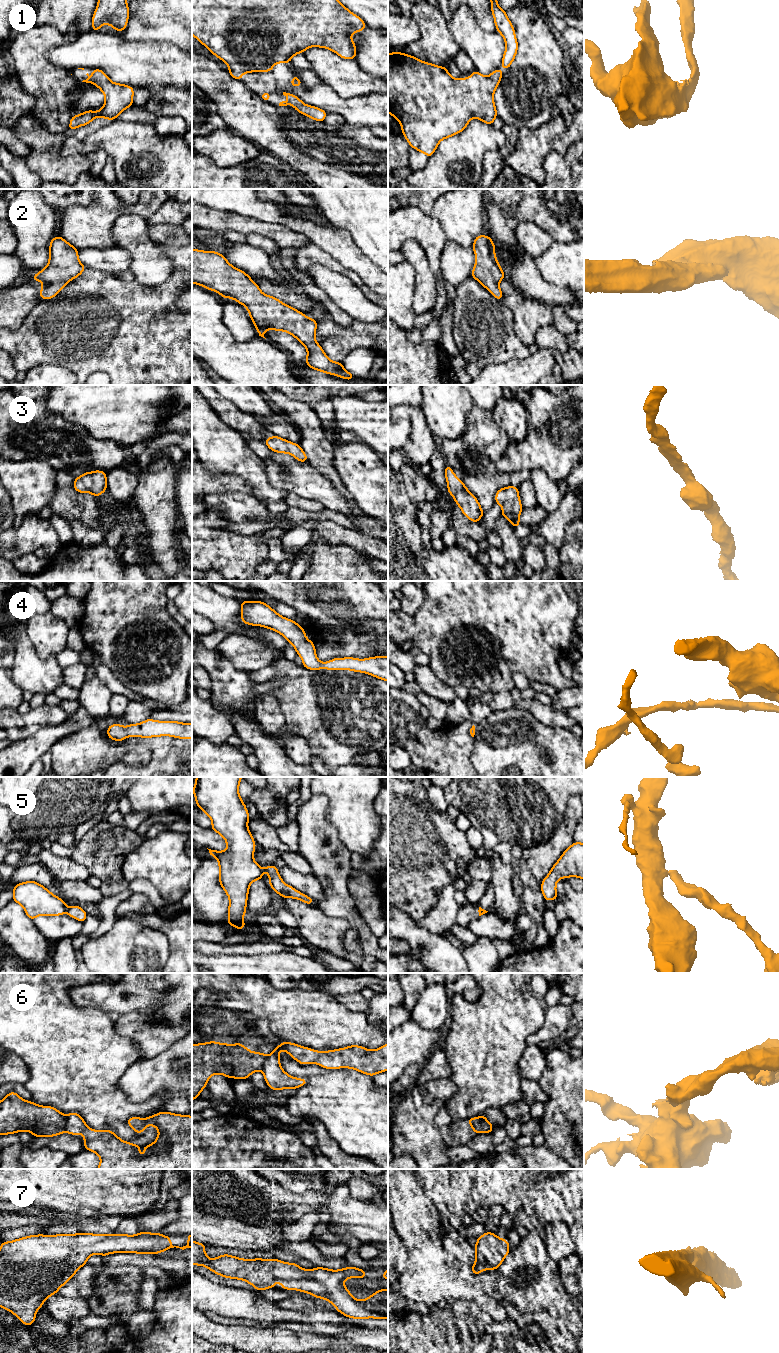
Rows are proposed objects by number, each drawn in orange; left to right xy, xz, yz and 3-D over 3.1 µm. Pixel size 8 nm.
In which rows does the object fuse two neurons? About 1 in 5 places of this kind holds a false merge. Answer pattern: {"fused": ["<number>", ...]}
{"fused": ["5", "6"]}

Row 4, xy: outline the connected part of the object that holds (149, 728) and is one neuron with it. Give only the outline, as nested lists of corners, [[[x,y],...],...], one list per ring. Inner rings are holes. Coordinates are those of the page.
[[[147,719],[139,724],[129,724],[124,727],[121,724],[112,724],[107,728],[107,736],[121,742],[129,737],[159,737],[171,736],[180,739],[192,739],[192,723],[177,721],[157,721]]]

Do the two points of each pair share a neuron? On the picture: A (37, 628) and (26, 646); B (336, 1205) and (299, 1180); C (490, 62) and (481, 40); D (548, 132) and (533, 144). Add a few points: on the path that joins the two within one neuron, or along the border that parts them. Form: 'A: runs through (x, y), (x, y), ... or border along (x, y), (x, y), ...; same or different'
A: border along (26, 622), (27, 637), (36, 653), (43, 659); different
B: border along (320, 1192), (304, 1192), (302, 1194); different
C: runs through (487, 57), (486, 51), (481, 45); same
D: runs through (544, 135), (537, 142); same

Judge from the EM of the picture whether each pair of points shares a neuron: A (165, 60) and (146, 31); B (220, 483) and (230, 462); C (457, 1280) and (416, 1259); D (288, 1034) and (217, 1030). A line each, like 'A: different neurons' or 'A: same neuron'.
A: different neurons
B: different neurons
C: same neuron
D: different neurons

